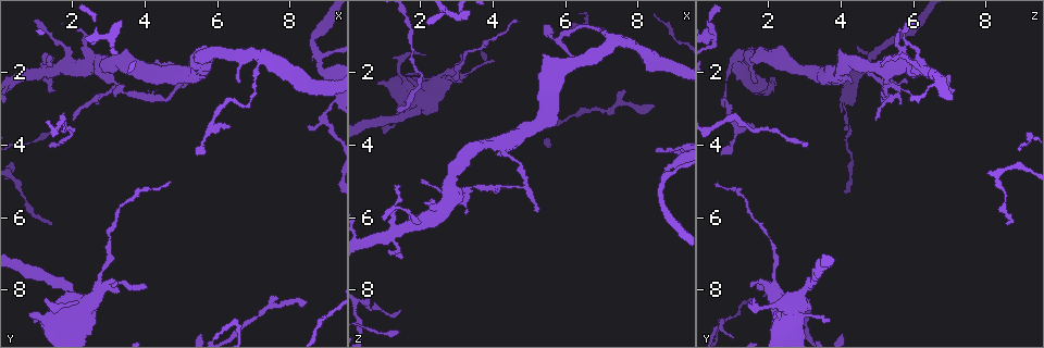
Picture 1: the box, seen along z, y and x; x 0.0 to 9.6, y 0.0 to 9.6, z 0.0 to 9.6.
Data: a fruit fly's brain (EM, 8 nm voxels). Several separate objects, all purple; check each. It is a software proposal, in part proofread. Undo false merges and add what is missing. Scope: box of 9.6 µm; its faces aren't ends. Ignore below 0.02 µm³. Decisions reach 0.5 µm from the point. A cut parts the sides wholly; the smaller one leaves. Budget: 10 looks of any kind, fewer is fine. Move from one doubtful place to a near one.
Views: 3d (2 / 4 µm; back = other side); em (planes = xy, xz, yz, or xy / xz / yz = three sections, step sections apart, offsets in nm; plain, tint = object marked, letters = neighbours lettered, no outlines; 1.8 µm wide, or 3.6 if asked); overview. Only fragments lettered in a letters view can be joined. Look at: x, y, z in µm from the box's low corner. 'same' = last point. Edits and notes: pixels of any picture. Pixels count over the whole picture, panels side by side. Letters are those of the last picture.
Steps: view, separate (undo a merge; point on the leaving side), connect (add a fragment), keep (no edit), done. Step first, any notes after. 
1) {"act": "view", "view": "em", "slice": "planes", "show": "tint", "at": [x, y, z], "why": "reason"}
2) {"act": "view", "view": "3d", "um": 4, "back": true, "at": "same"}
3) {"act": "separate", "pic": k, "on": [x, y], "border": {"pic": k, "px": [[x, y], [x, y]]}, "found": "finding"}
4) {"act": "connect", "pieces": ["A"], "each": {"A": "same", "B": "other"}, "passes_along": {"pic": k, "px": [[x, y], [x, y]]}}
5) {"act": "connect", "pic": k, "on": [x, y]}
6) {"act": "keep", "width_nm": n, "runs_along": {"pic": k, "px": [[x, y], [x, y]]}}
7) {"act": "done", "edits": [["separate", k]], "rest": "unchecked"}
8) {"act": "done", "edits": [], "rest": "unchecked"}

{"act": "view", "view": "3d", "um": 4, "at": [5.40, 4.25, 0.65]}

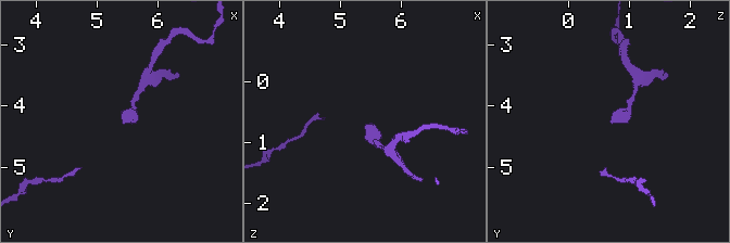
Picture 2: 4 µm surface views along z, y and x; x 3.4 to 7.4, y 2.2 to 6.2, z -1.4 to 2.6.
{"act": "view", "view": "em", "slice": "planes", "show": "plain", "at": [5.40, 4.20, 0.70]}

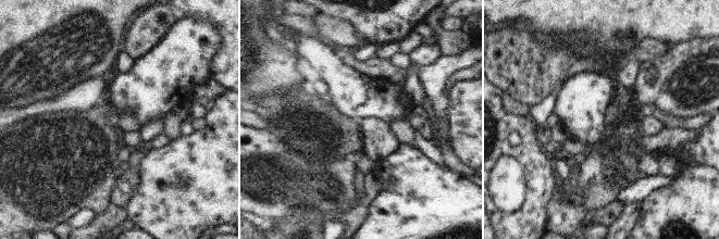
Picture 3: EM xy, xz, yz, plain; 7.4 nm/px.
{"act": "view", "view": "em", "slice": "planes", "show": "letters", "at": "same"}

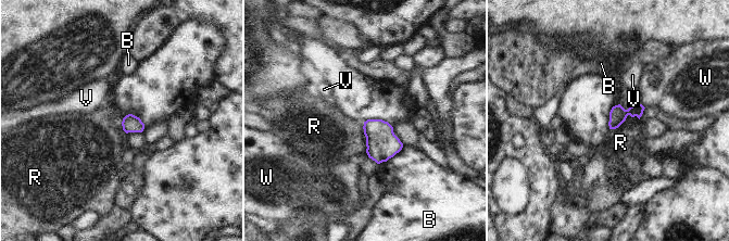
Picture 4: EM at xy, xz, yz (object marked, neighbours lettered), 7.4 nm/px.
{"act": "keep", "width_nm": 130, "each": {"B": "other", "R": "other", "V": "other", "W": "other"}, "border": {"pic": 4, "px": [[639, 118], [628, 115], [610, 129]]}, "found": "none of them fits"}

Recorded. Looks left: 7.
{"act": "view", "view": "3d", "um": 2, "at": [8.45, 8.40, 2.85], "why": "branch stops here"}

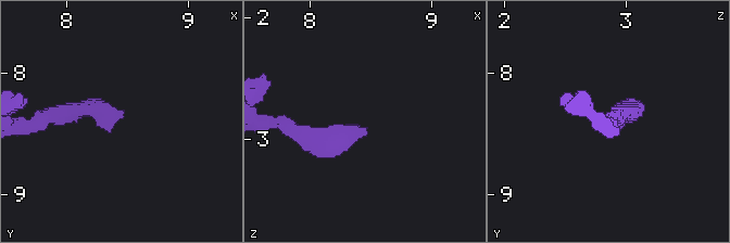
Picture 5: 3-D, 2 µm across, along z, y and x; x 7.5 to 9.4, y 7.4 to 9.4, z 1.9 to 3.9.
{"act": "view", "view": "em", "slice": "planes", "show": "tint", "at": [8.48, 8.36, 2.90], "why": "shape alone is not enough"}

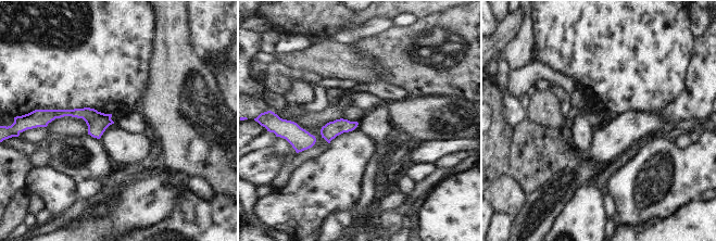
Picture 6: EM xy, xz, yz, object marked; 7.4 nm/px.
{"act": "view", "view": "em", "slice": "planes", "show": "letters", "at": "same"}

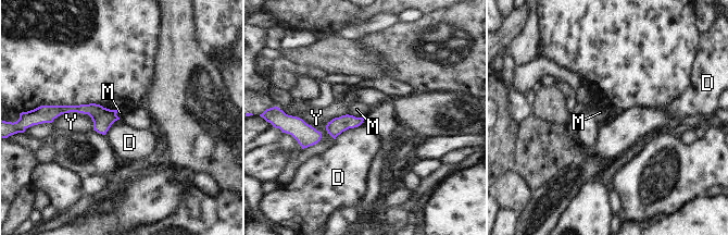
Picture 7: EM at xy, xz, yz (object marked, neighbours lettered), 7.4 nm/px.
{"act": "keep", "each": {"D": "other", "M": "other", "Y": "other"}, "runs_along": {"pic": 7, "px": [[57, 112], [91, 109], [114, 118]]}, "found": "no lettered fragment goes on from it"}

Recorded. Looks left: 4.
{"act": "view", "view": "3d", "um": 4, "at": [8.75, 1.60, 4.75], "why": "three arms meet"}

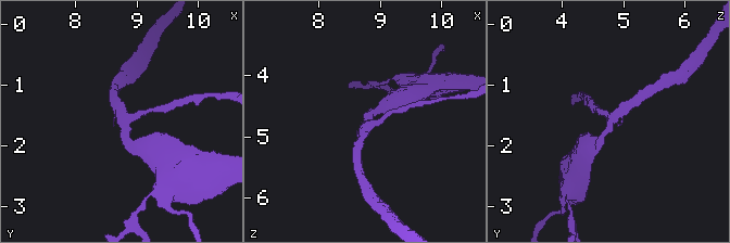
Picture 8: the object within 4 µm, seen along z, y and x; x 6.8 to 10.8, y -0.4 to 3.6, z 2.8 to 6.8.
{"act": "view", "view": "em", "slice": "planes", "show": "tint", "at": [8.80, 1.65, 4.75], "arms": 3}

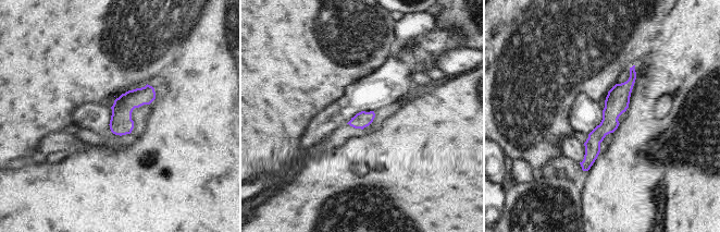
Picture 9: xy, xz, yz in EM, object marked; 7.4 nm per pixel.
{"act": "view", "view": "em", "slice": "planes", "show": "letters", "at": "same"}

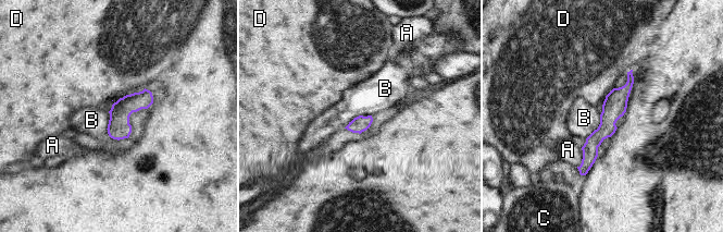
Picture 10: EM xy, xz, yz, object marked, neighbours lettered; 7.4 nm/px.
{"act": "keep", "longest_contact_nm": ["B", 220], "each": {"A": "other", "B": "other", "C": "other", "D": "other"}, "border": {"pic": 10, "px": [[371, 114], [357, 116], [345, 127]]}, "found": "one neuron here"}

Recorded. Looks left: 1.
{"act": "done", "edits": [], "rest": "unchecked"}

